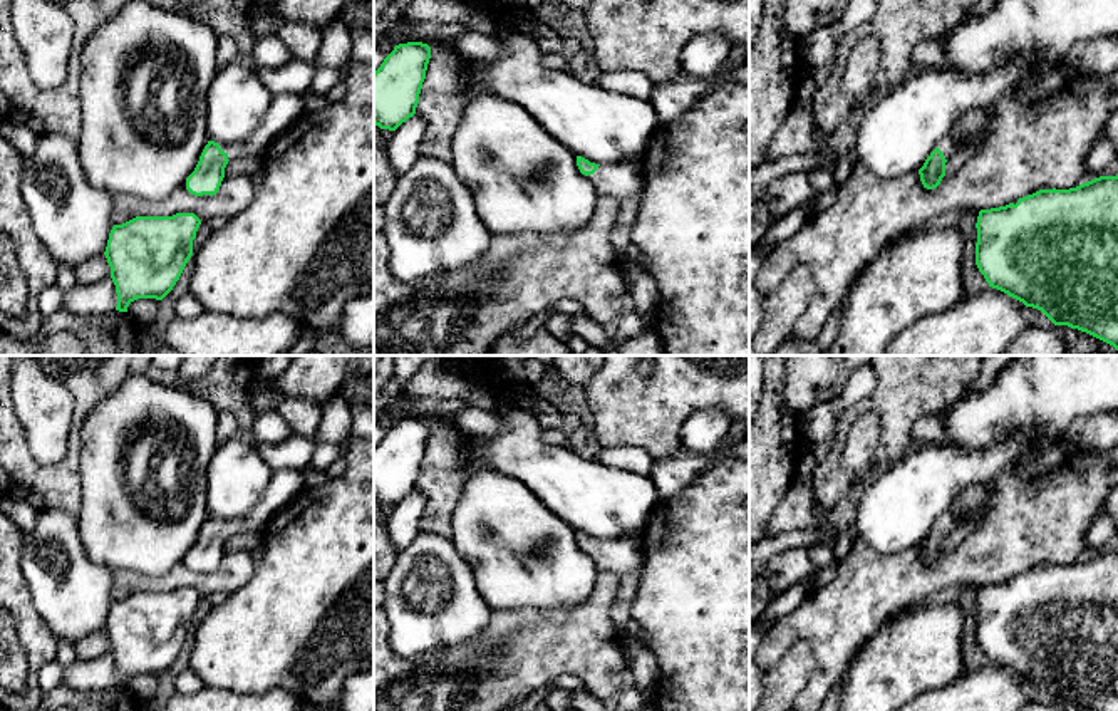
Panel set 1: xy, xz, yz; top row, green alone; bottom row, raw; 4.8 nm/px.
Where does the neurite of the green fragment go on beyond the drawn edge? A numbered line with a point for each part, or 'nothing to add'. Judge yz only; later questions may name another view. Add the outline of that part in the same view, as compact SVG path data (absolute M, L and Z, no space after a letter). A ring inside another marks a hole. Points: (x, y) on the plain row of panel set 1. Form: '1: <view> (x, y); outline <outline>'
1: yz (947, 520); outline M945 511L937 523L944 528L944 533L949 535L955 528L955 516L950 511Z

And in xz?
1: xz (621, 557); outline M639 537L598 542L593 550L588 550L597 562L598 570L612 572L619 579L632 572L639 572L644 567L645 555Z

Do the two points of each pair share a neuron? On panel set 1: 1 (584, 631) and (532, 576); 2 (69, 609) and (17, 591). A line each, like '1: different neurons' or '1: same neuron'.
1: different neurons
2: different neurons

